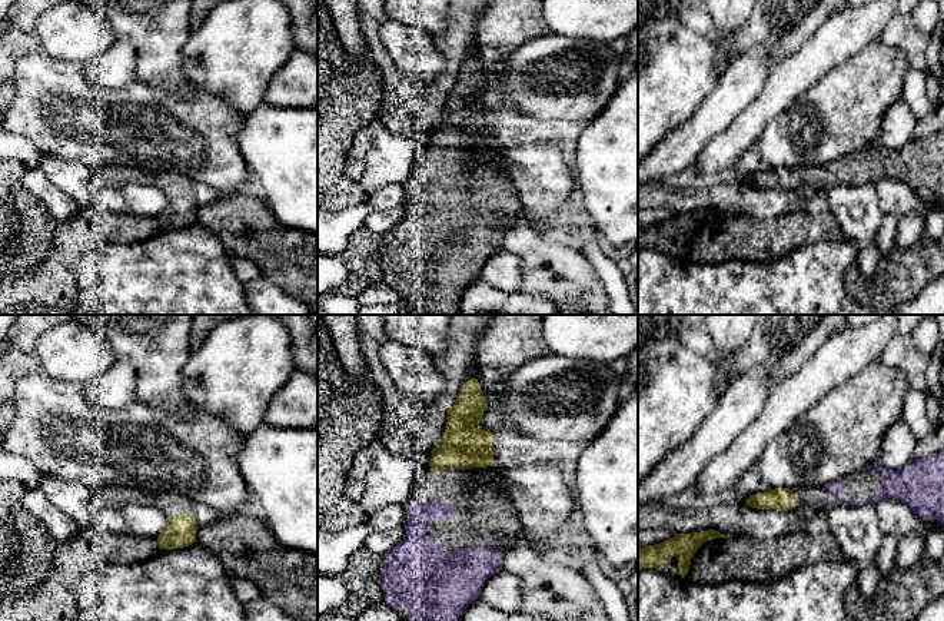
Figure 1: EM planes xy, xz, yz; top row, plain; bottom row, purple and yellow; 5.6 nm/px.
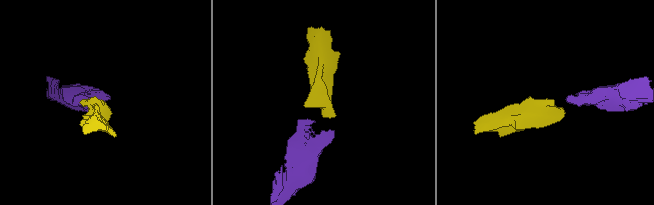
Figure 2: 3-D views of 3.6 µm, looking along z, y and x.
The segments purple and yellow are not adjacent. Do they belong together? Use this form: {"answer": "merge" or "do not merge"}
{"answer": "merge"}

